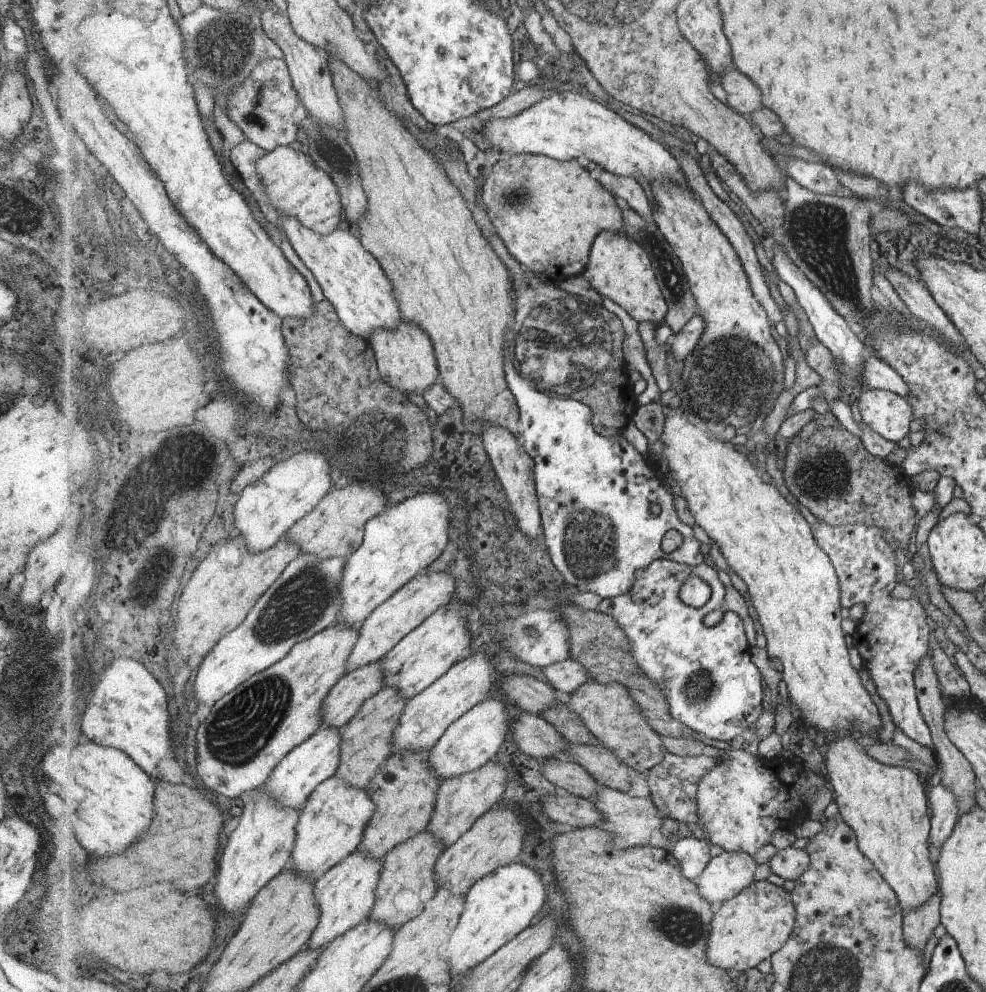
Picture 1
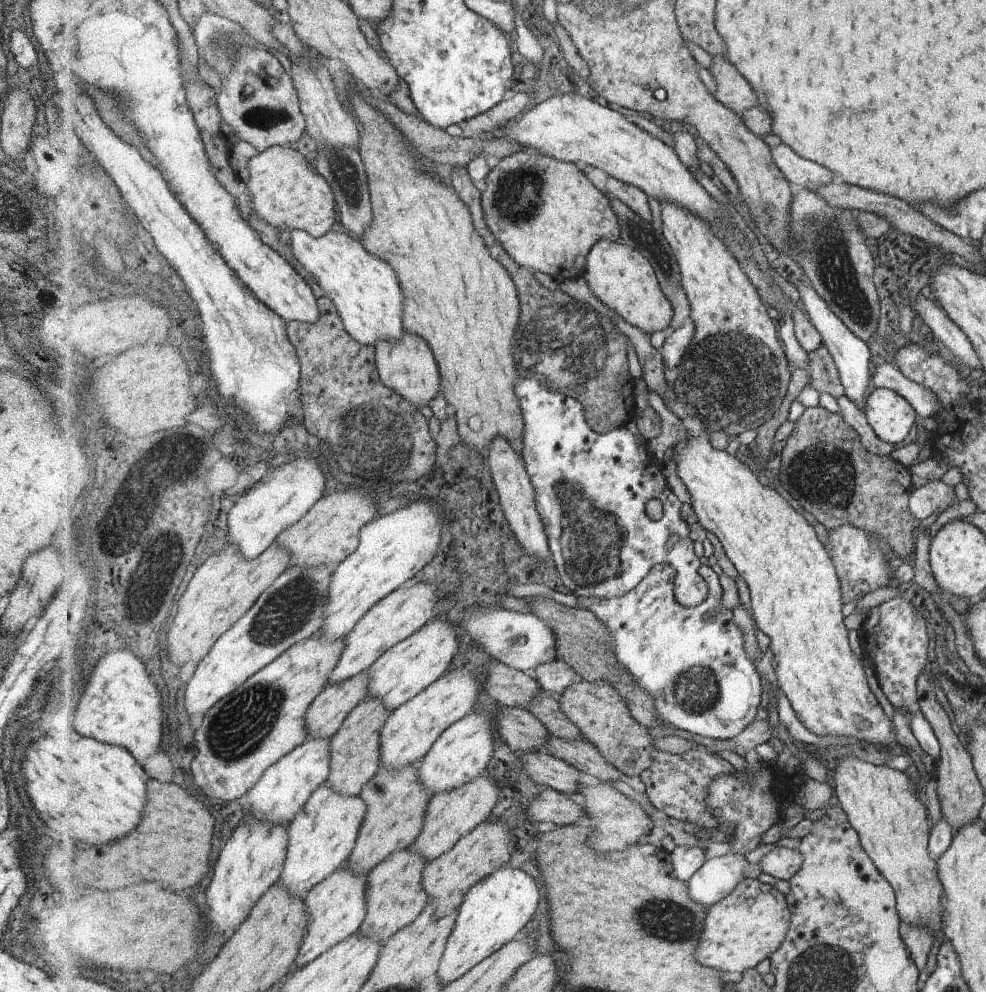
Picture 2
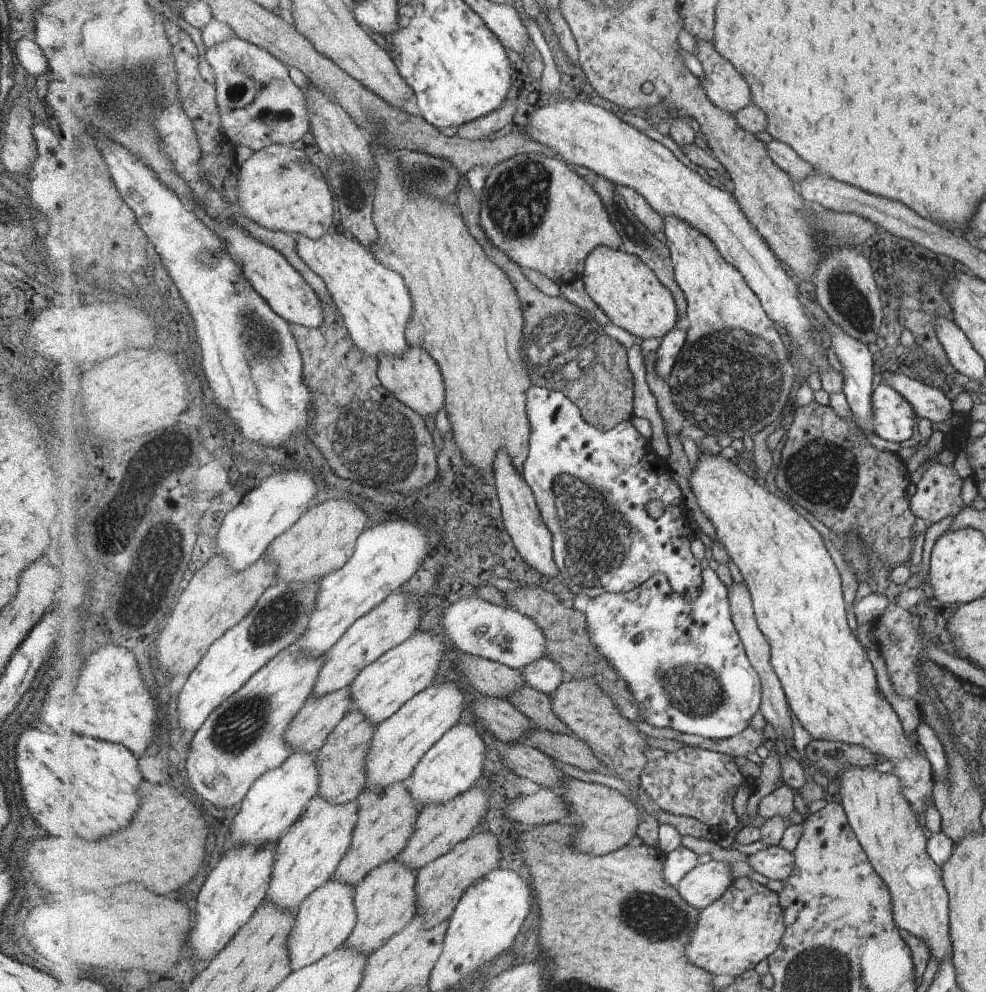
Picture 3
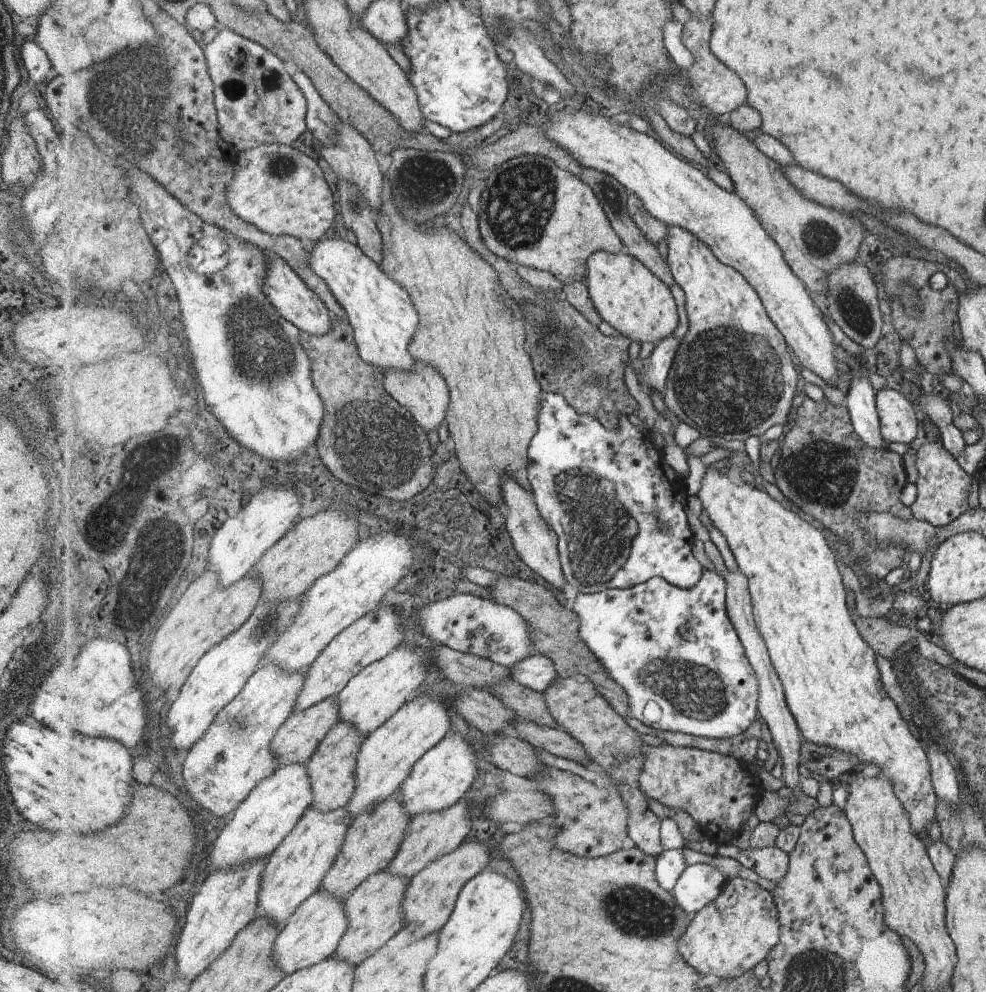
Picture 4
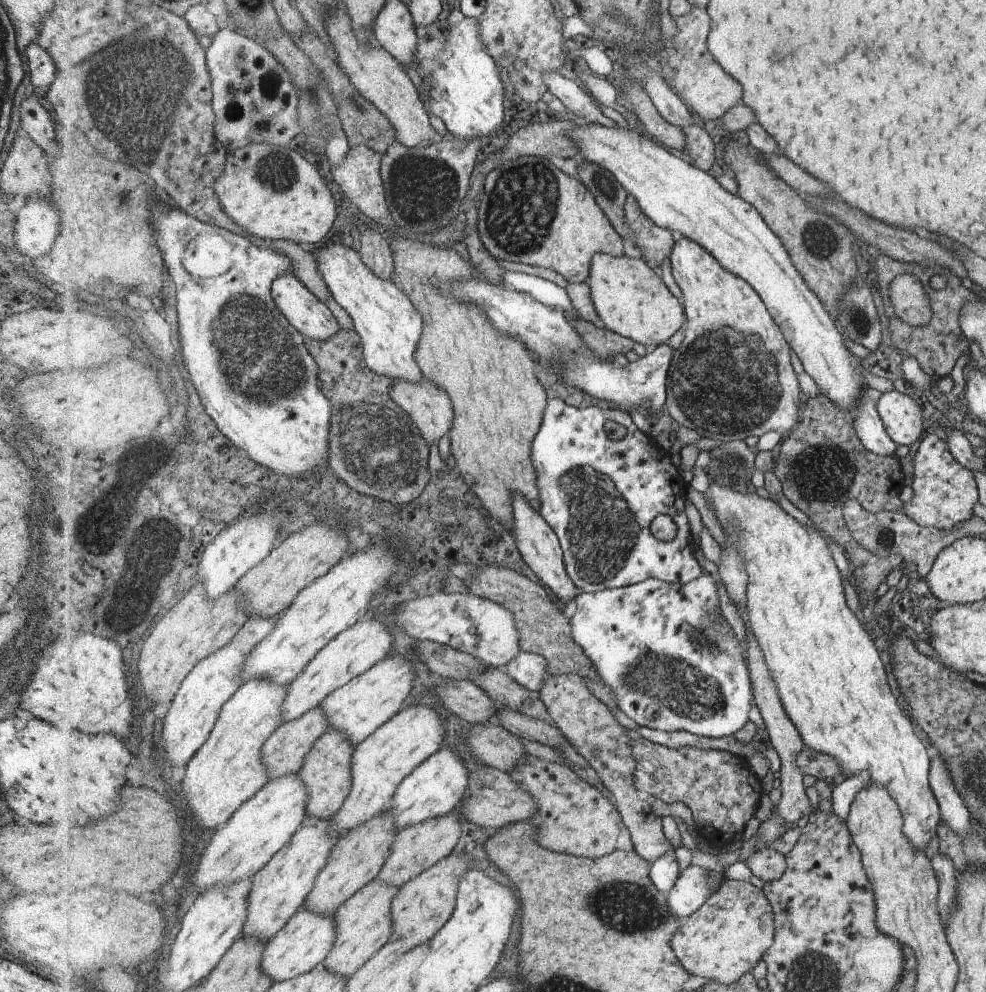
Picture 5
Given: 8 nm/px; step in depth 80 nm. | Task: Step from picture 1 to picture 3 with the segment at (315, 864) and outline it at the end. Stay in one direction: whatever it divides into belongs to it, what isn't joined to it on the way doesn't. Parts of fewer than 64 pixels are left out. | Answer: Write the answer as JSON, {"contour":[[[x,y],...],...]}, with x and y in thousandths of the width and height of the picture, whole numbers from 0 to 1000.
{"contour":[[[326,801],[315,805],[307,823],[283,847],[282,863],[270,907],[290,918],[300,919],[311,903],[336,887],[355,858],[364,819],[365,809],[362,806],[340,810]]]}

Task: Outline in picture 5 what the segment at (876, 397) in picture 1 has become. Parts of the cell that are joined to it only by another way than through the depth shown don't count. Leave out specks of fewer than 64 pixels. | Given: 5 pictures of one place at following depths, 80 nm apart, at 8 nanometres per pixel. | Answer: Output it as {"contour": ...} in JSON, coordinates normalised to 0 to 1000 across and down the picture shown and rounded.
{"contour":[[[901,394],[889,398],[890,414],[902,440],[911,448],[922,450],[934,438],[934,413],[920,397]]]}

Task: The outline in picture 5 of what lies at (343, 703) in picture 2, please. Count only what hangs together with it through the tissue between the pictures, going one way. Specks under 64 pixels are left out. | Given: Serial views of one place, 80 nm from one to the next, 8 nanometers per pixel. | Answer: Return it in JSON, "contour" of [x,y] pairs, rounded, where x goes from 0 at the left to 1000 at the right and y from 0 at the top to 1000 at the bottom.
{"contour":[[[323,712],[301,726],[287,728],[286,732],[275,741],[267,755],[268,769],[274,778],[275,787],[280,784],[303,779],[310,768],[311,761],[317,756],[318,750],[336,734],[335,724],[328,712]]]}

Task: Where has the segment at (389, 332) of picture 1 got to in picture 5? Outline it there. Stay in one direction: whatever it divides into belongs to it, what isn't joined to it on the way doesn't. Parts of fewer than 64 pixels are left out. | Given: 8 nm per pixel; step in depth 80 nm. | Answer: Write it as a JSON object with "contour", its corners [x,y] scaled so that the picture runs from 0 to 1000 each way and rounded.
{"contour":[[[429,380],[424,386],[416,386],[411,382],[401,382],[398,387],[397,399],[408,409],[423,426],[435,450],[443,448],[449,440],[454,440],[460,428],[460,407],[456,397],[440,386],[435,380]]]}

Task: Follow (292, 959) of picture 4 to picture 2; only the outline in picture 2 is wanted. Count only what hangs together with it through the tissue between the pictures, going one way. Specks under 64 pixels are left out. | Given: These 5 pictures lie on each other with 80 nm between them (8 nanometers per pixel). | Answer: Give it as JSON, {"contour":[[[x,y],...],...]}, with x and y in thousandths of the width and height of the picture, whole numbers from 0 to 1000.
{"contour":[[[348,872],[338,883],[319,892],[319,895],[309,902],[314,931],[311,943],[307,946],[302,968],[299,968],[299,977],[310,975],[324,964],[336,959],[342,952],[348,951],[348,948],[355,947],[363,941],[372,926],[372,889],[374,889],[373,881],[360,881]]]}

